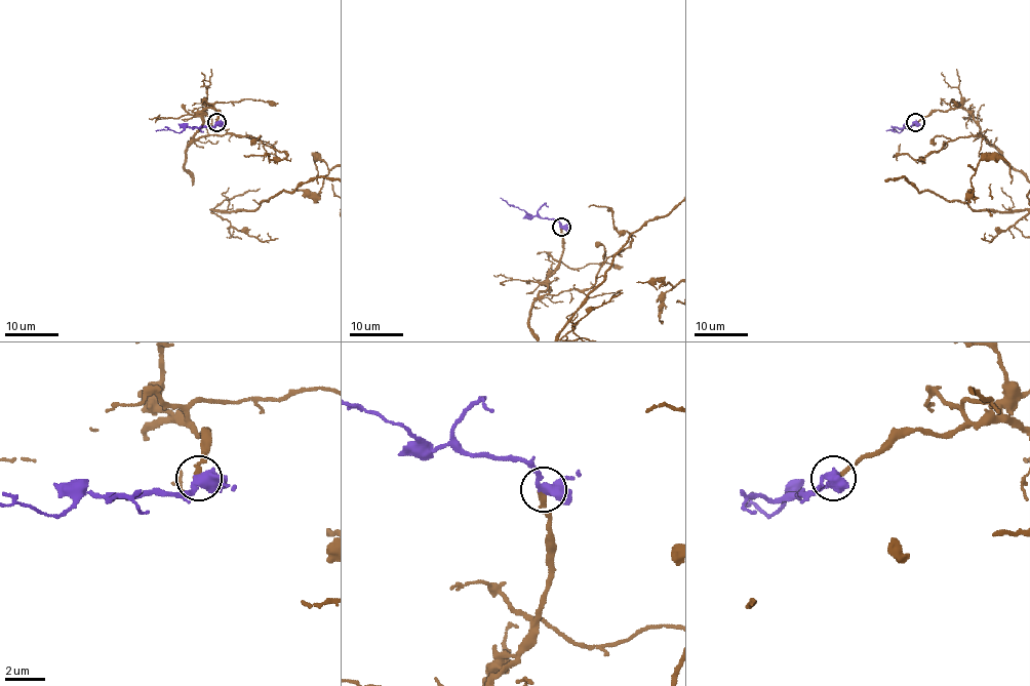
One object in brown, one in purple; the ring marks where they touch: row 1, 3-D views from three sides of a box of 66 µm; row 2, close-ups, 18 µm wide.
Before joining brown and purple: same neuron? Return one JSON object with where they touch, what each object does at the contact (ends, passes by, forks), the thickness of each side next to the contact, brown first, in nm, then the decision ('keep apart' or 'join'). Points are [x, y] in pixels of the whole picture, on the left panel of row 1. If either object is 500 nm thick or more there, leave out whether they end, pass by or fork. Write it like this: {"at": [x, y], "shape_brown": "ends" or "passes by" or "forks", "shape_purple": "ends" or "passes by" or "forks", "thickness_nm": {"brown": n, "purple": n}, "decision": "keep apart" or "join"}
{"at": [216, 122], "shape_brown": "ends", "shape_purple": "forks", "thickness_nm": {"brown": 240, "purple": 360}, "decision": "join"}

